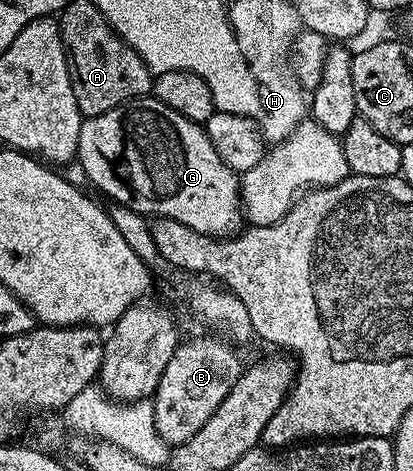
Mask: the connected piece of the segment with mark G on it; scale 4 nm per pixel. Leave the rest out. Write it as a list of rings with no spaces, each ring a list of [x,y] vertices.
[[[156,97],[131,99],[120,103],[102,115],[91,115],[81,120],[76,162],[81,163],[85,175],[107,195],[114,204],[129,206],[146,217],[174,218],[199,233],[229,237],[243,227],[241,180],[215,153],[204,126],[192,123],[183,113],[175,113]]]

